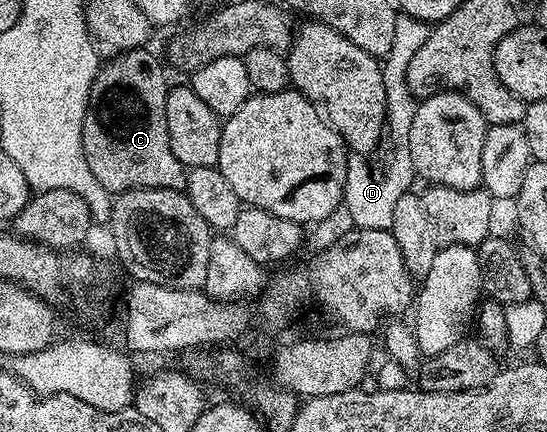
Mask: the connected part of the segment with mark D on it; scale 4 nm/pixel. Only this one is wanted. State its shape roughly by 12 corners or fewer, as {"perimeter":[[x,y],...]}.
{"perimeter":[[398,16],[383,59],[381,166],[350,156],[343,198],[358,229],[392,230],[414,188],[409,136],[419,104],[407,67],[431,25]]}

